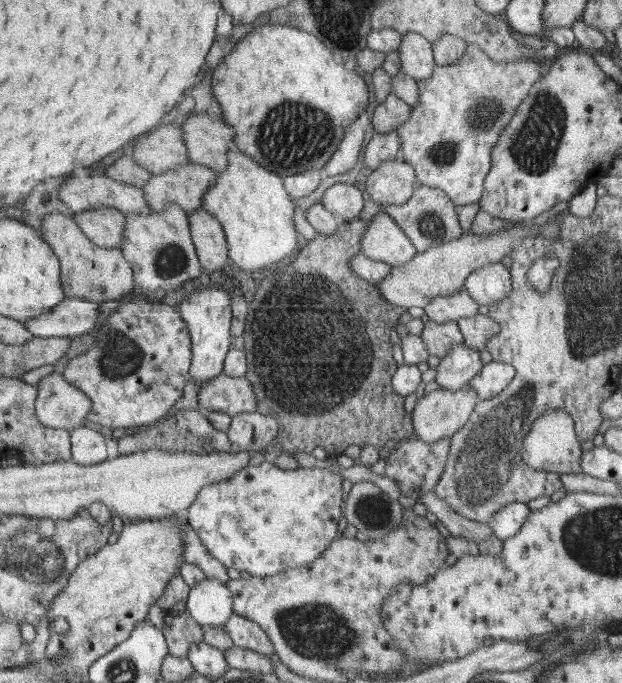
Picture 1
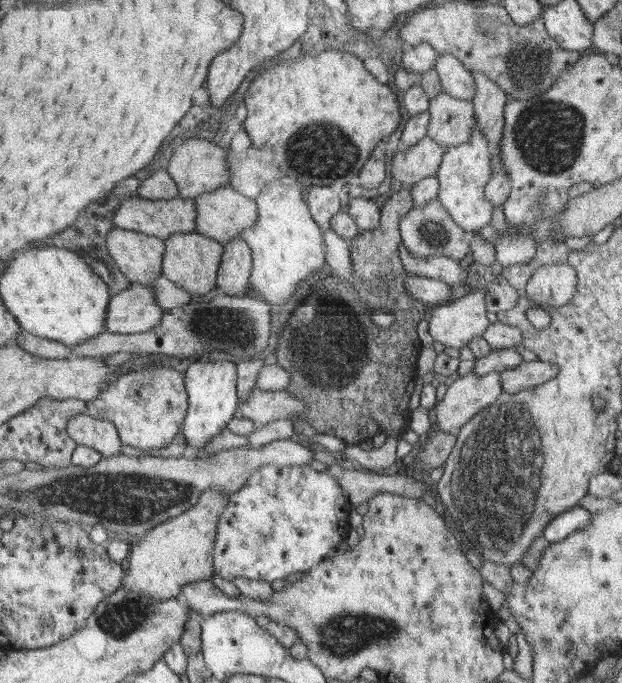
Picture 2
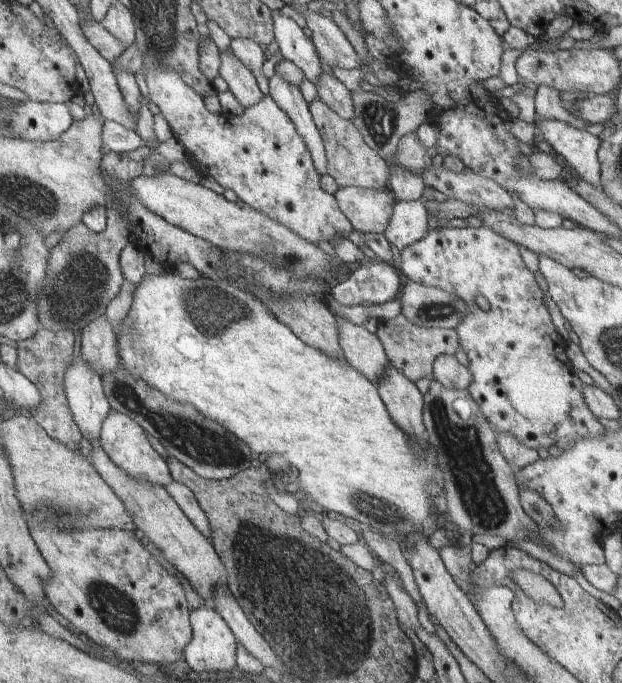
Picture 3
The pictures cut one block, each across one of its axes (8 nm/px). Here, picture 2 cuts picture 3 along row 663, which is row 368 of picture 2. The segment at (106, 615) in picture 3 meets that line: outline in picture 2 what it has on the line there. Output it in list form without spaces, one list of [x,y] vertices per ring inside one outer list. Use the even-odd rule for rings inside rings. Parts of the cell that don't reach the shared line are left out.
[[[160,361],[156,362],[155,367],[117,374],[112,381],[108,381],[100,396],[86,402],[89,415],[115,423],[123,444],[142,451],[163,449],[170,445],[182,429],[186,408],[188,393],[185,378]]]

